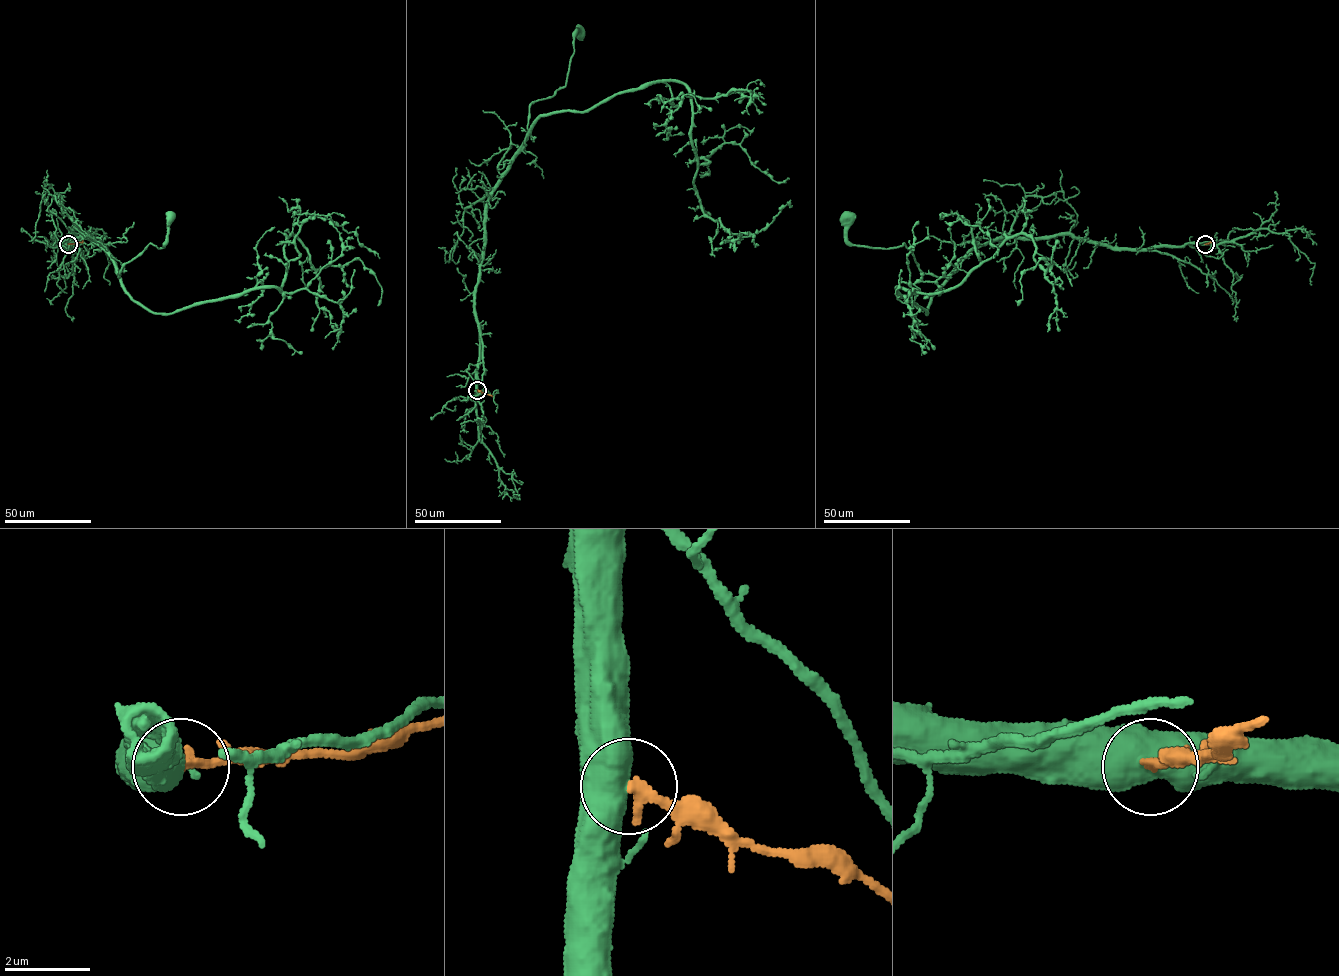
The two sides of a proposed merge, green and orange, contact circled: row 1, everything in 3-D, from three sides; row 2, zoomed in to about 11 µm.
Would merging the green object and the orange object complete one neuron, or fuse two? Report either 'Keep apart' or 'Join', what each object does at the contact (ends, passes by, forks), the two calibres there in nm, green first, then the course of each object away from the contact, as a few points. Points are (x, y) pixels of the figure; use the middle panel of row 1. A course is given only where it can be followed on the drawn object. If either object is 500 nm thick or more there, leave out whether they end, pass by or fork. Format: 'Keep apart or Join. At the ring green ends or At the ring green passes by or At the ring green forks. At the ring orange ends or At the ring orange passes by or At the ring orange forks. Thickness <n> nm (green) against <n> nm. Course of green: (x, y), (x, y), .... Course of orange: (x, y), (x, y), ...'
Keep apart. Thickness 800 nm (green) against 260 nm. Course of green: (477, 390), (474, 297), (491, 190), (523, 143), (529, 106), (565, 85), (574, 35), (581, 32). Course of orange: (477, 390), (492, 396)

